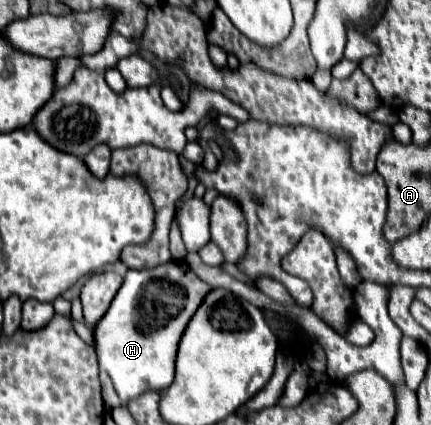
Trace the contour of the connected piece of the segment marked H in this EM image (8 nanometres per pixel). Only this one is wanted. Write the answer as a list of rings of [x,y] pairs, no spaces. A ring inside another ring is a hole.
[[[165,263],[153,269],[129,269],[121,289],[117,291],[111,307],[93,327],[95,351],[99,359],[103,401],[106,407],[115,408],[129,403],[133,397],[139,397],[145,391],[163,391],[173,383],[175,375],[175,355],[177,343],[185,331],[187,321],[209,293],[209,285],[201,281],[193,271],[187,271],[185,263]]]

